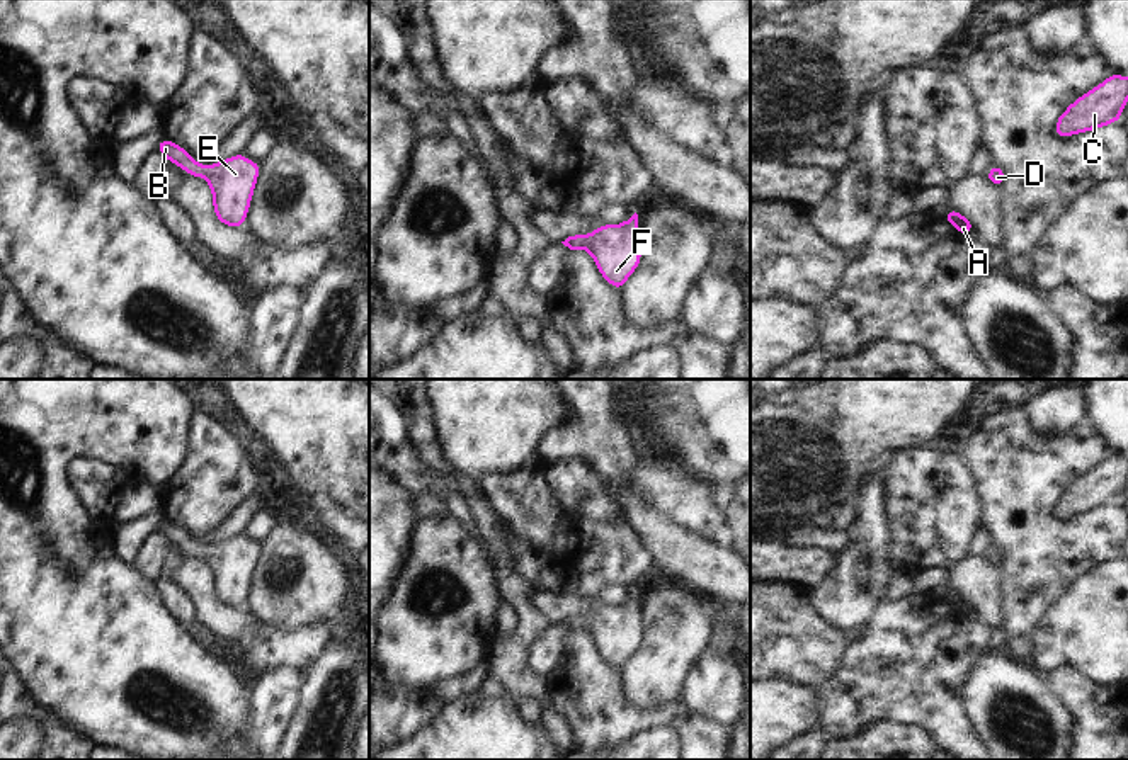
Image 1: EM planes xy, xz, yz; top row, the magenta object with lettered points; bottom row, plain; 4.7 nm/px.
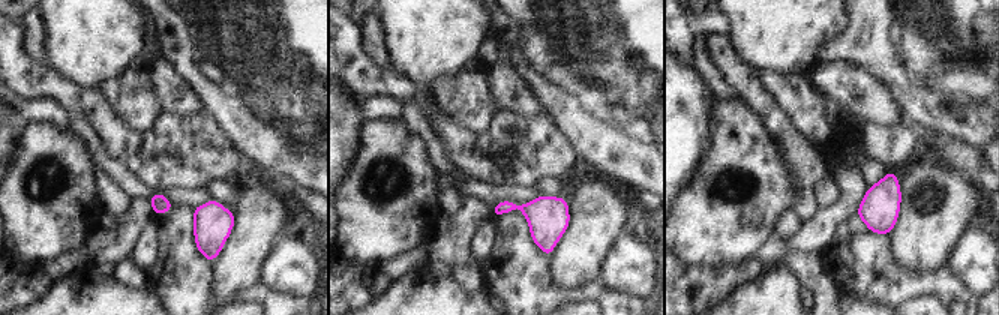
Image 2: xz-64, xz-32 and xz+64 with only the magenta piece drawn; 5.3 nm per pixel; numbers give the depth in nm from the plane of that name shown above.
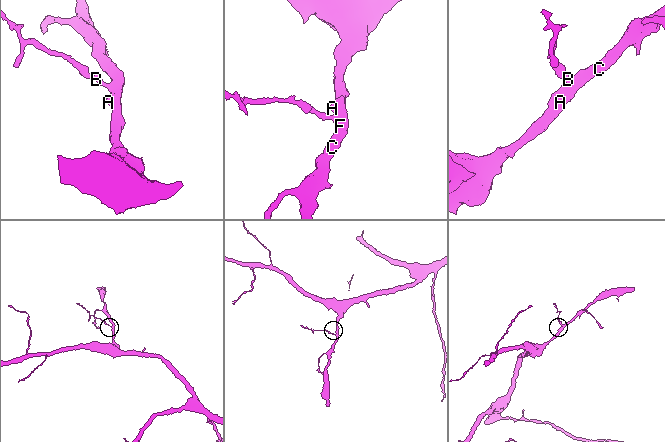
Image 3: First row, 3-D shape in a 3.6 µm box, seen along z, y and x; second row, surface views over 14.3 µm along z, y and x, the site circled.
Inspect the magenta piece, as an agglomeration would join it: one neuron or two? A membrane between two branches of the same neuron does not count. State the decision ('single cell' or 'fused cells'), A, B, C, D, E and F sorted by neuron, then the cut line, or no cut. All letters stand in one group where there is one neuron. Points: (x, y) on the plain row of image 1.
single cell | A B C D E F | no cut

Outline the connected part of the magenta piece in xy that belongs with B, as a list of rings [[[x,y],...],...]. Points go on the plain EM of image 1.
[[[167,519],[160,520],[157,534],[162,534],[168,544],[179,546],[187,556],[206,559],[213,575],[213,592],[218,604],[231,609],[242,609],[247,604],[260,556],[260,544],[248,541],[243,534],[236,534],[204,547],[185,529]]]

